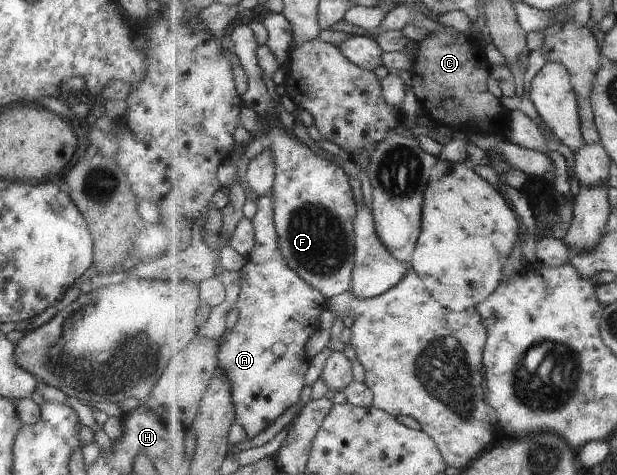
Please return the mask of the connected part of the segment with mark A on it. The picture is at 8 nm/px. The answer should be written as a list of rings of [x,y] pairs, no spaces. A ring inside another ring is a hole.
[[[272,194],[259,198],[255,203],[257,212],[251,220],[255,233],[254,247],[247,256],[246,265],[239,270],[242,283],[237,306],[240,311],[238,320],[218,346],[218,374],[222,371],[224,374],[221,375],[225,375],[231,383],[237,424],[243,428],[248,440],[261,434],[285,410],[293,408],[301,400],[301,392],[305,388],[305,372],[309,370],[310,365],[307,344],[317,331],[321,331],[319,316],[329,305],[328,298],[321,294],[320,290],[305,282],[305,279],[302,279],[283,258],[278,245]],[[279,342],[283,342],[287,348],[281,354],[275,354],[273,346]]]

